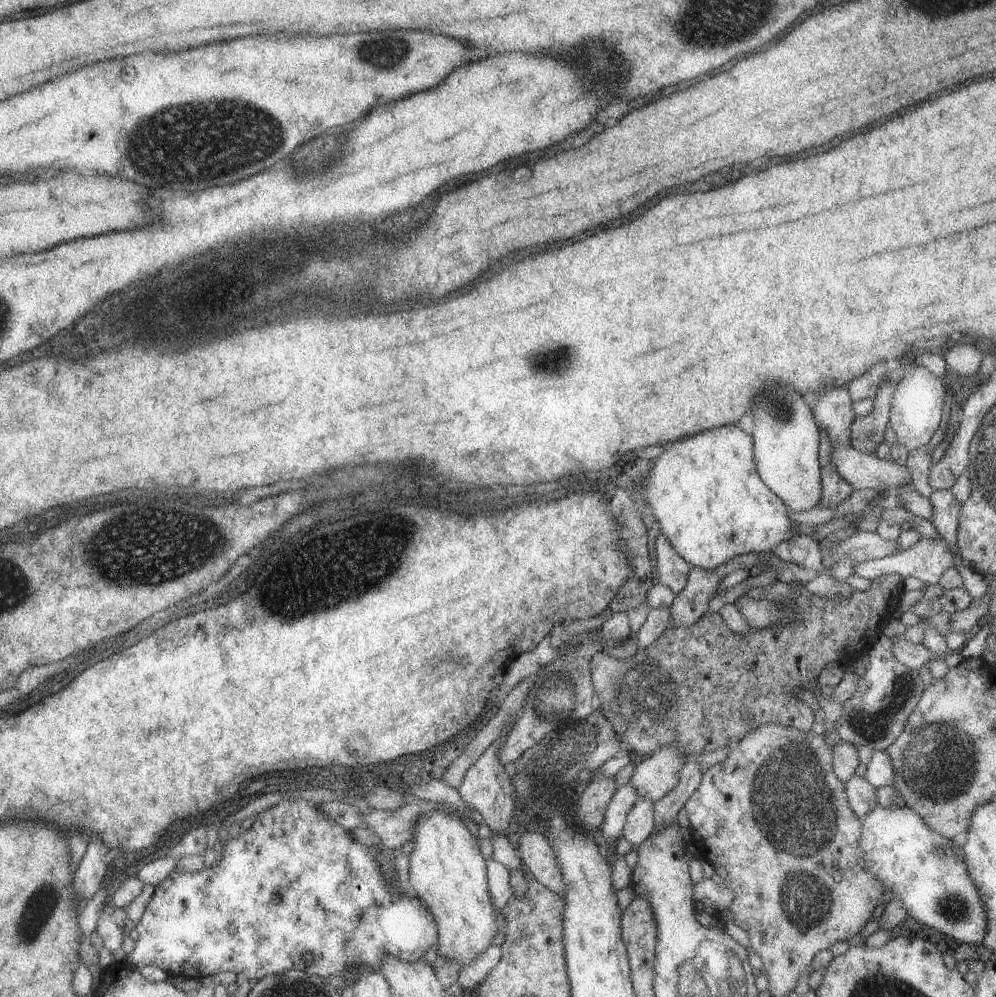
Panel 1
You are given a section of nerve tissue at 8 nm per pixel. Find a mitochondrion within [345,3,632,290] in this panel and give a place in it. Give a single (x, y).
(392, 53)

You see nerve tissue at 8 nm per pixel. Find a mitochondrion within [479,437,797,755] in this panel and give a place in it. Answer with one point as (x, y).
(643, 698)

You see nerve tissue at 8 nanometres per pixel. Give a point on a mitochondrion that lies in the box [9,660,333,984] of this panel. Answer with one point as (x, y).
(41, 905)

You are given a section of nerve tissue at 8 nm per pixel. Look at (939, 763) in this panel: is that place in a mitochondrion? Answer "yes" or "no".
yes

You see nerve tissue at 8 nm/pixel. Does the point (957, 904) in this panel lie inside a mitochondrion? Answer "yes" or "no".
yes

